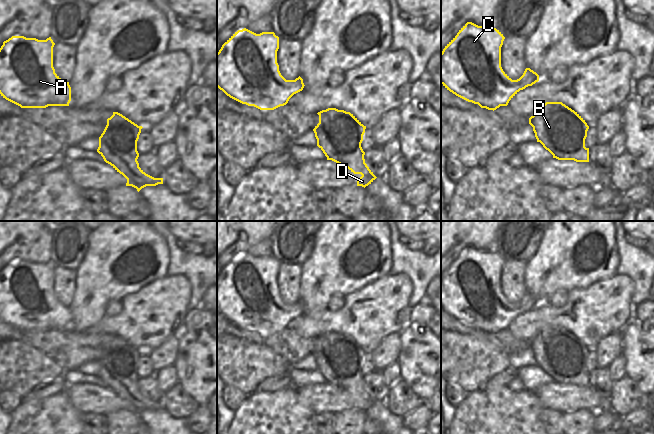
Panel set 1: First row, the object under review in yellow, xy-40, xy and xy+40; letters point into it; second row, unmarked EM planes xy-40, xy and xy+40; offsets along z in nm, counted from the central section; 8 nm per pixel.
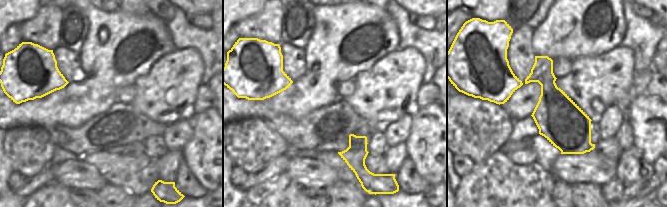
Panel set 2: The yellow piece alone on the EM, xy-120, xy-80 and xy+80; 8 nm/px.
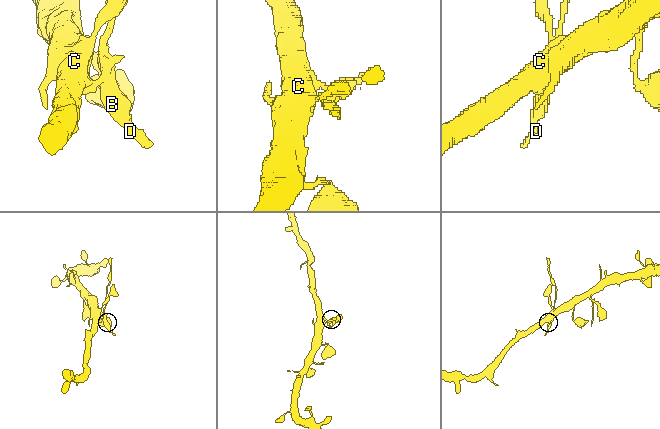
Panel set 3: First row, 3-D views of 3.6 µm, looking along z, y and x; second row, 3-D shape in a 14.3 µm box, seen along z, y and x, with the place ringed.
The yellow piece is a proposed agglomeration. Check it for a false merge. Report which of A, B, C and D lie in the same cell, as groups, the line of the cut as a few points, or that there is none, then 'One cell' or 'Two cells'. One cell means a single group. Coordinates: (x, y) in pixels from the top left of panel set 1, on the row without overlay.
Groups: A C / B D. Split along xy+40 (517, 303), (524, 312). Two cells

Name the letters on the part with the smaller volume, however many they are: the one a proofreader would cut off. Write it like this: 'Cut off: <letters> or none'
Cut off: B, D

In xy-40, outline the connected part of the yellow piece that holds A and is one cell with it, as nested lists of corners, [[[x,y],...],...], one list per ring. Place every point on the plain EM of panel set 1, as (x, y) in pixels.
[[[12,260],[3,266],[0,272],[0,318],[6,324],[21,332],[46,332],[48,330],[69,330],[71,325],[71,311],[64,306],[53,291],[53,271],[55,267],[51,261],[46,264]]]

